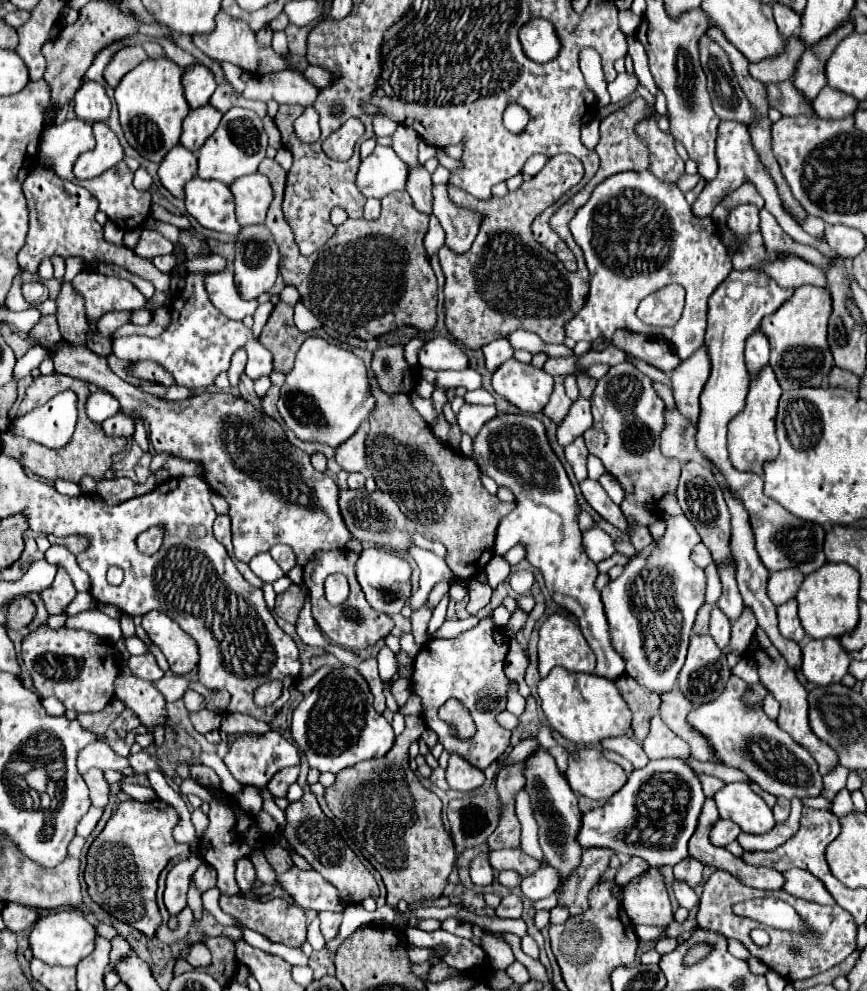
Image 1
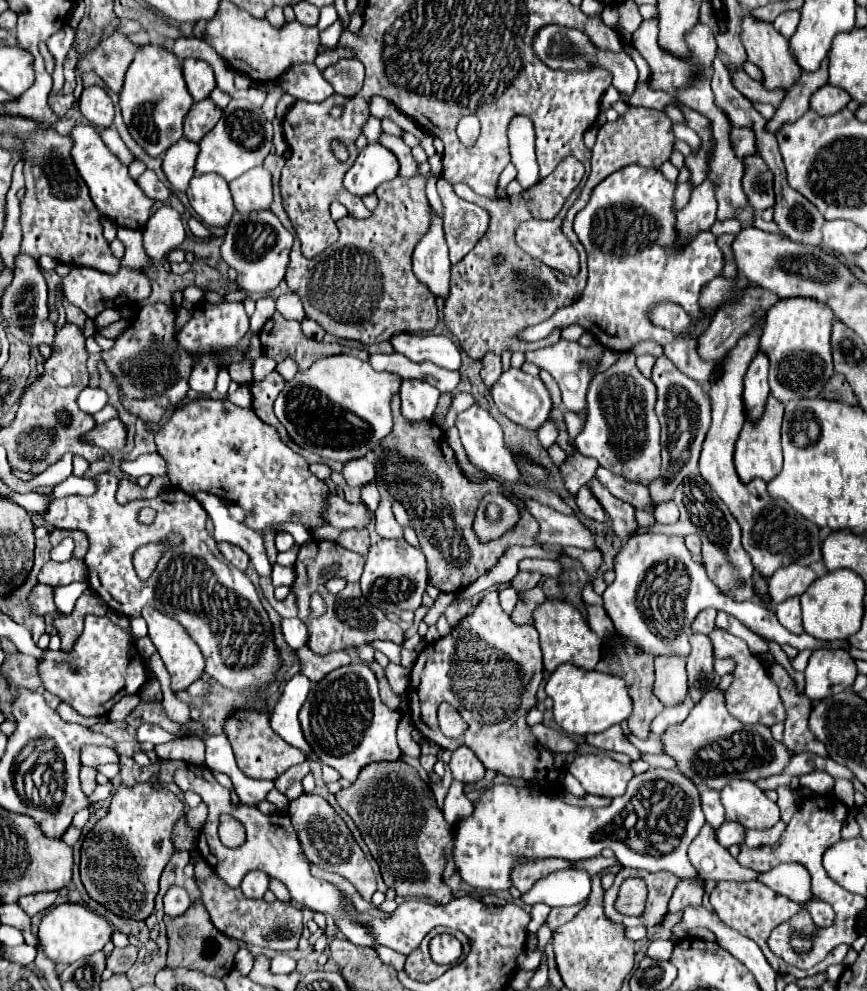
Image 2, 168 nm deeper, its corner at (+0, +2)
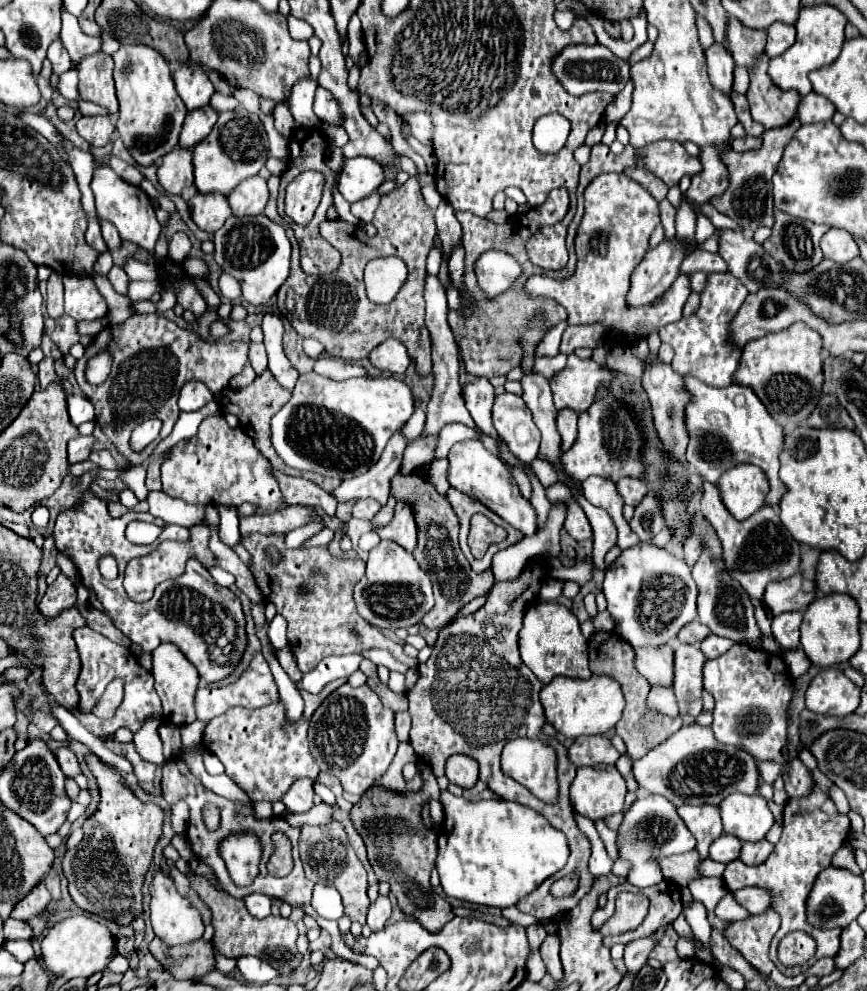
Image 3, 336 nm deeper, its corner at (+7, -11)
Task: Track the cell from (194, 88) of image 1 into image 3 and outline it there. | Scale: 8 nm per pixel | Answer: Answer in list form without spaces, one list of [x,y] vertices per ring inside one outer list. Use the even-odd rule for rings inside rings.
[[[181,65],[173,73],[173,79],[175,79],[177,93],[183,99],[187,111],[205,107],[209,103],[213,91],[215,91],[209,77],[207,77],[207,73],[203,69],[199,69],[199,67]]]

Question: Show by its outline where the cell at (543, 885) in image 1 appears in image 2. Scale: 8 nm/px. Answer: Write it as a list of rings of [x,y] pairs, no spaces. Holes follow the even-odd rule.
[[[564,870],[556,874],[548,874],[530,894],[522,894],[522,902],[534,900],[532,904],[546,904],[550,908],[556,906],[574,906],[588,898],[590,894],[590,874],[586,870]]]

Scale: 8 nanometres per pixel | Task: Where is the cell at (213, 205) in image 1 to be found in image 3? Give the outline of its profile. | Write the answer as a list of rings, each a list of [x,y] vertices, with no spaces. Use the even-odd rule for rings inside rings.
[[[195,193],[189,199],[189,211],[195,225],[203,231],[215,233],[231,215],[227,197],[221,193]]]

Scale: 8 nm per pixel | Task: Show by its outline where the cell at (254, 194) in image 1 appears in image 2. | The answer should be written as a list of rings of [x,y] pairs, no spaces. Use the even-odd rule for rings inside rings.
[[[256,166],[246,174],[230,182],[234,206],[242,214],[270,208],[272,202],[272,178],[264,166]]]

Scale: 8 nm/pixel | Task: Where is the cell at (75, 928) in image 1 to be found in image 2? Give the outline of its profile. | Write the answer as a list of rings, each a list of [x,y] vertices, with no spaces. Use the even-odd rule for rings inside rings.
[[[60,904],[50,914],[46,914],[42,918],[40,930],[38,930],[38,940],[42,942],[46,956],[54,964],[72,964],[80,958],[88,958],[94,952],[100,952],[106,946],[106,942],[110,942],[112,932],[114,932],[112,924],[108,924],[102,916],[88,910],[86,906],[82,906],[82,904]]]

